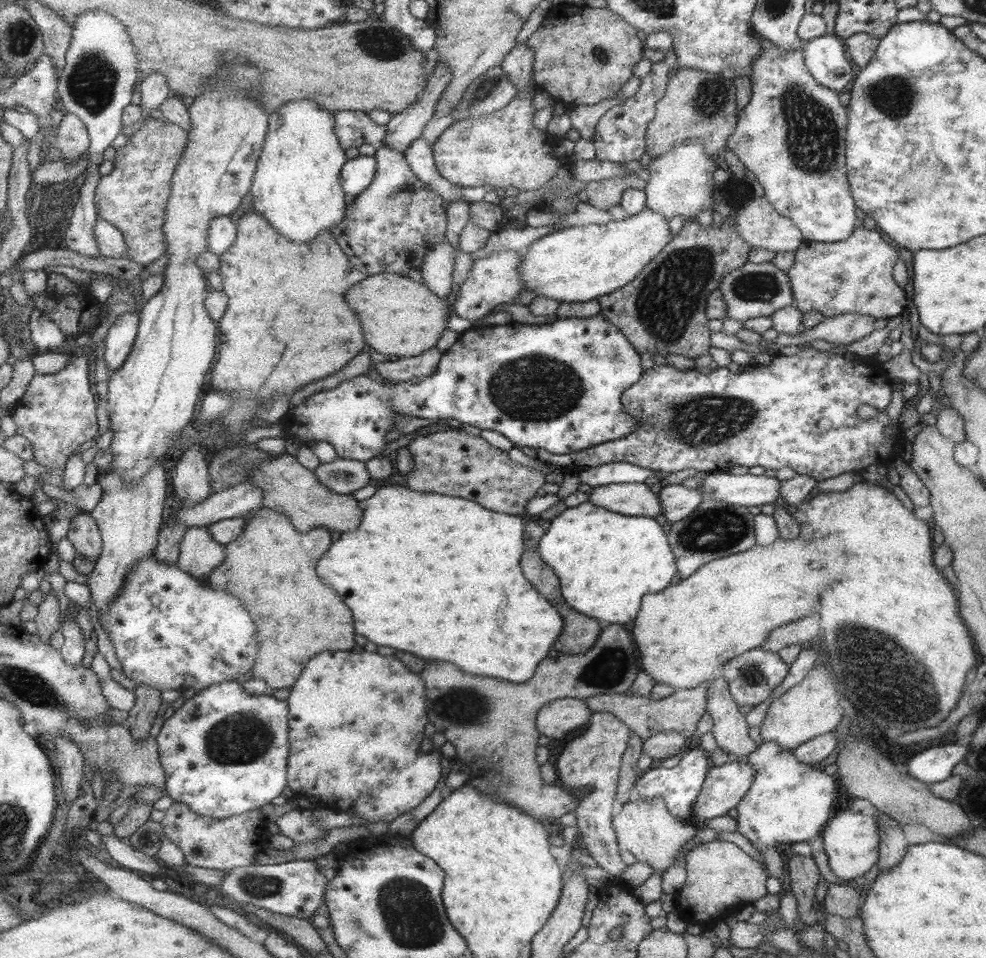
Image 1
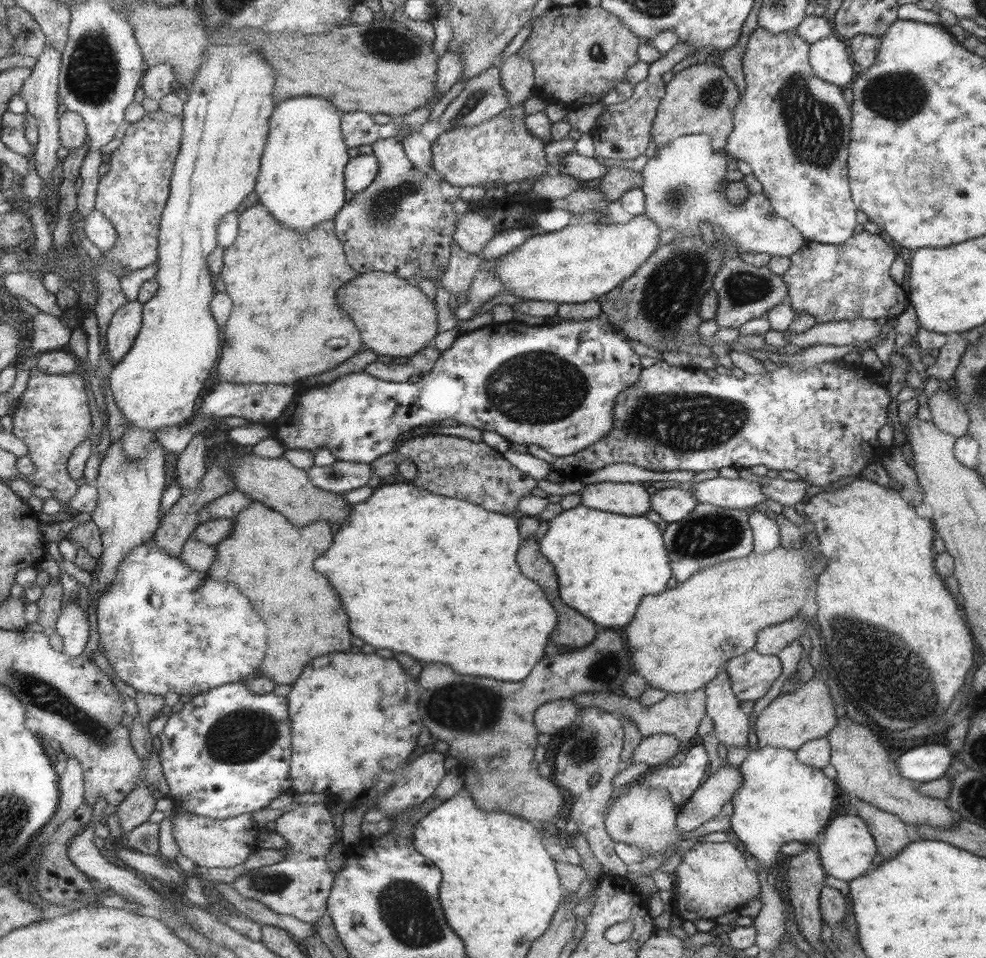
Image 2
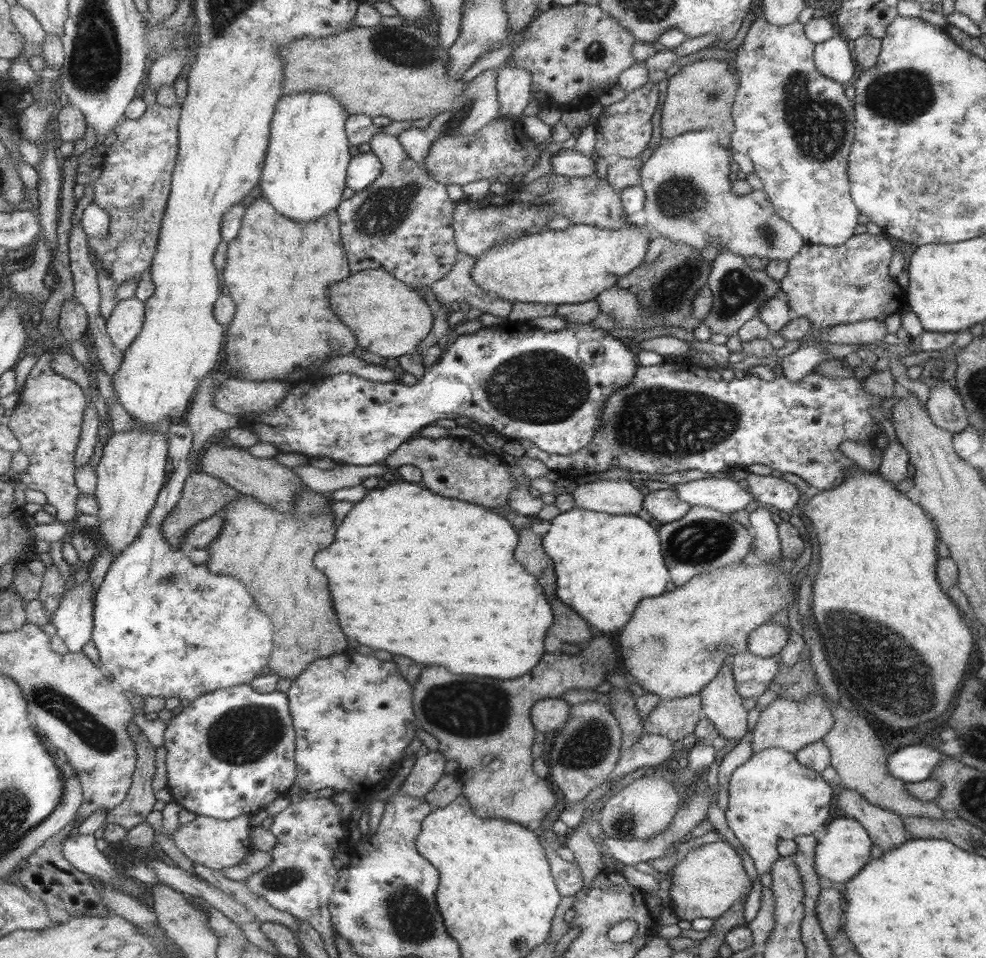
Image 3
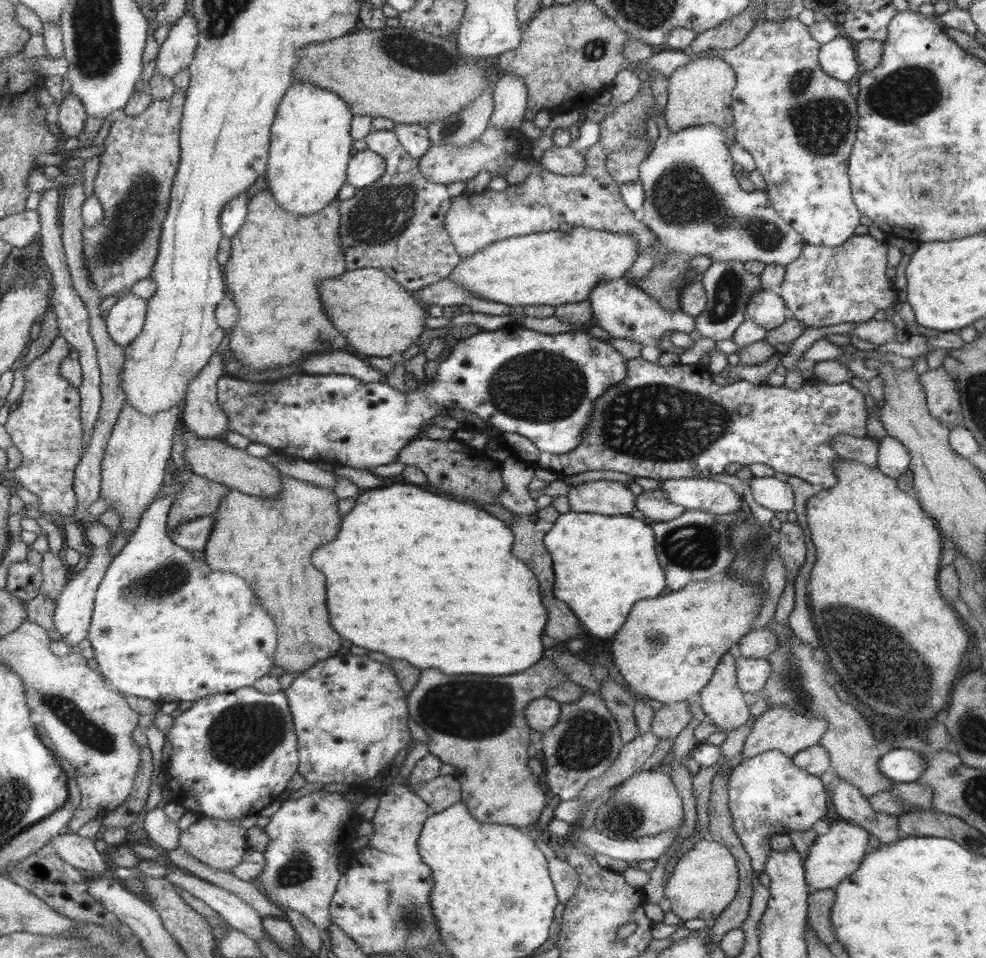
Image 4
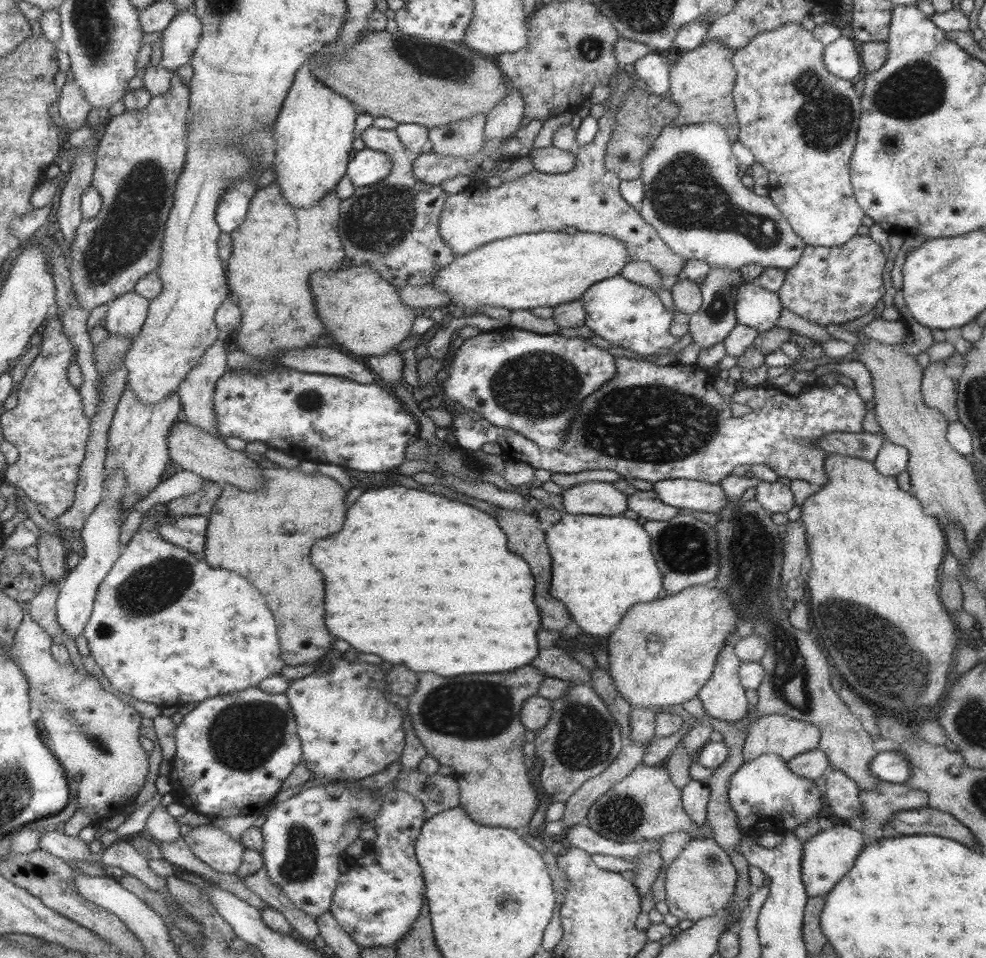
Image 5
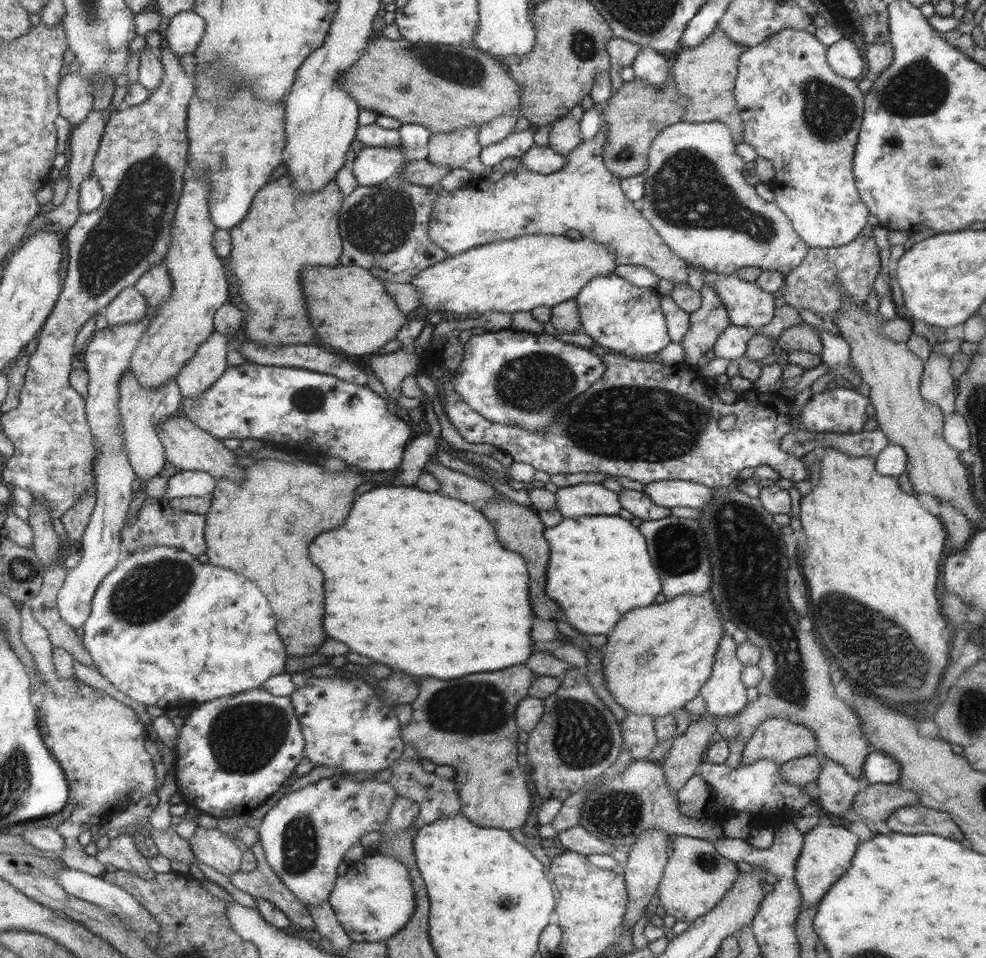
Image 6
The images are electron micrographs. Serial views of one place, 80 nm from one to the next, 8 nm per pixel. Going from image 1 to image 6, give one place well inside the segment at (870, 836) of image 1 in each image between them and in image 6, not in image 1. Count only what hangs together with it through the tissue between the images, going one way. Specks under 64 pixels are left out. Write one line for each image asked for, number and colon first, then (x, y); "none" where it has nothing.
2: (847, 849)
3: (843, 850)
4: (833, 856)
5: (827, 855)
6: (826, 853)

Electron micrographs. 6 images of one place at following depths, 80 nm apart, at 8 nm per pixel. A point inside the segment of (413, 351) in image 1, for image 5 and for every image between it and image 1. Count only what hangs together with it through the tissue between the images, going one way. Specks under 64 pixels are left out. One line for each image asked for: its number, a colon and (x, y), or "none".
2: (396, 319)
3: (390, 319)
4: (374, 313)
5: (364, 311)

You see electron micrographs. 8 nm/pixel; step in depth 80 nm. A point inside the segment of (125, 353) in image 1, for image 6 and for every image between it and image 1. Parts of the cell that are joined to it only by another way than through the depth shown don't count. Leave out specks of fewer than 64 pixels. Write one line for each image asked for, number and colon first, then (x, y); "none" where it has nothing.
2: (125, 327)
3: (126, 323)
4: (126, 320)
5: (127, 315)
6: (130, 307)

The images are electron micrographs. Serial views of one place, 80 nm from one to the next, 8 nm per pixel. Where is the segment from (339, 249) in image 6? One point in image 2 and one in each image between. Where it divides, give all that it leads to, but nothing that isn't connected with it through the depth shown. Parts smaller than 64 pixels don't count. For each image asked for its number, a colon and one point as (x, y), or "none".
2: (283, 282)
3: (278, 270)
4: (276, 289)
5: (278, 245)

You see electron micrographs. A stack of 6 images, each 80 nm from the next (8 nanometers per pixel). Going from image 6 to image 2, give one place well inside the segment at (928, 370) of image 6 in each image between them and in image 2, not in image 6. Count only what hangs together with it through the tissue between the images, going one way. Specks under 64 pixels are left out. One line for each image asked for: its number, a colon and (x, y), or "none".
2: (947, 412)
3: (944, 406)
4: (942, 400)
5: (937, 388)

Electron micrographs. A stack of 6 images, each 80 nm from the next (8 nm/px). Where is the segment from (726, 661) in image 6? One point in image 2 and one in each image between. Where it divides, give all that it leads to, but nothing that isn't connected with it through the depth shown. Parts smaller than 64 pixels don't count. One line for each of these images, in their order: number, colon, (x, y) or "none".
2: (730, 725)
3: (720, 702)
4: (722, 701)
5: (722, 696)

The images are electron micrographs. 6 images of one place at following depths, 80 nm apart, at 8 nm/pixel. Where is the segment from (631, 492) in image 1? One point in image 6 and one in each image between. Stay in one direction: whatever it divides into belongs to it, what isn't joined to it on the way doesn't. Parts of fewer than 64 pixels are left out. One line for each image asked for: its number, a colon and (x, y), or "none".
2: (630, 499)
3: (610, 496)
4: (603, 497)
5: (591, 497)
6: (582, 499)

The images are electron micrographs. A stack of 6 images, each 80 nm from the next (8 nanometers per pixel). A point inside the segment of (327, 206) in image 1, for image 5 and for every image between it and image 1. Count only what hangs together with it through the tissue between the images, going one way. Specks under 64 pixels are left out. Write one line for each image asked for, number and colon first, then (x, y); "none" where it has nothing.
2: (301, 181)
3: (304, 174)
4: (311, 143)
5: (315, 127)

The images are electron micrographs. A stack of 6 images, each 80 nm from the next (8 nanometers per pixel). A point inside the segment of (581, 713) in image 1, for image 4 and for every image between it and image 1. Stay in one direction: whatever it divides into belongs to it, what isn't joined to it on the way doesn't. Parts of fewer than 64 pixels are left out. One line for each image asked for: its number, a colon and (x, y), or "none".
2: (551, 717)
3: (550, 714)
4: (540, 714)

